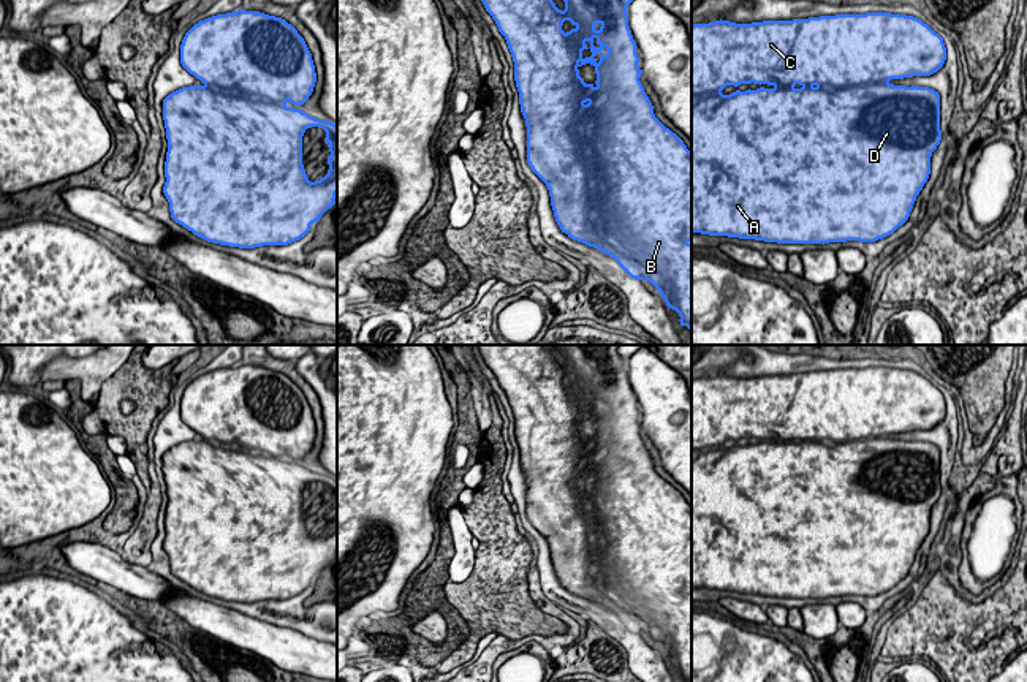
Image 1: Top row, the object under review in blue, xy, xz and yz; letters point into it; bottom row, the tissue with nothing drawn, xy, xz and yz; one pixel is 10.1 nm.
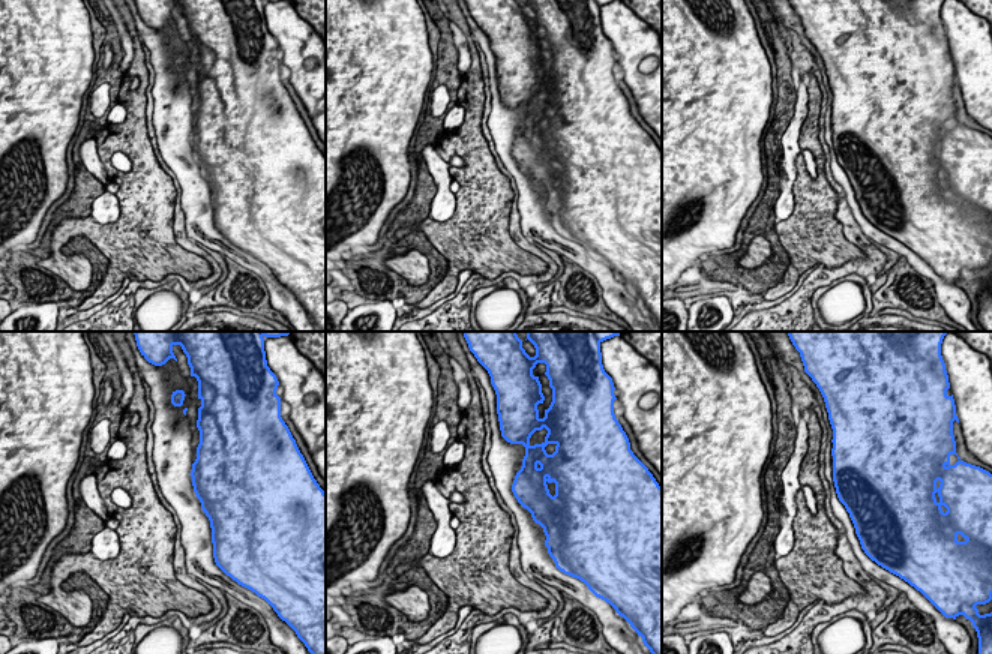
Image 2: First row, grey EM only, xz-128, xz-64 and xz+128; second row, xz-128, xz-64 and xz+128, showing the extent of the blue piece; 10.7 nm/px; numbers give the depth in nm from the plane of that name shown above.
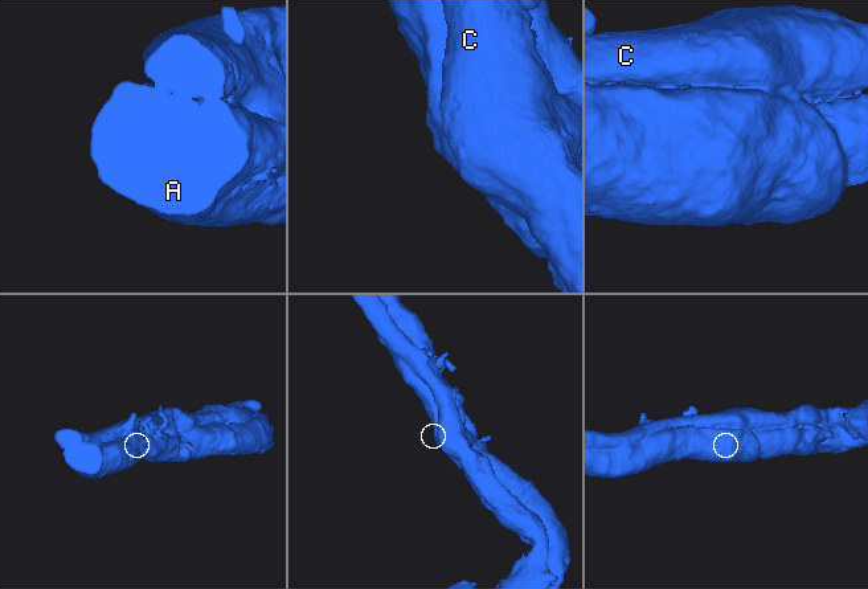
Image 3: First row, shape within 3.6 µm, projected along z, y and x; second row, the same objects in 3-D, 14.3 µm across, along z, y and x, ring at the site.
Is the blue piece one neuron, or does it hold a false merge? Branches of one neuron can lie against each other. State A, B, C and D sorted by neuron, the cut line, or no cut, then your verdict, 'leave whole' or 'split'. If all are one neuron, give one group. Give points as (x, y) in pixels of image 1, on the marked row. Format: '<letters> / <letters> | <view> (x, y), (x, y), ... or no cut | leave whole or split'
A D / B C | xz (581, 103), (568, 130), (603, 236), (592, 246) | split

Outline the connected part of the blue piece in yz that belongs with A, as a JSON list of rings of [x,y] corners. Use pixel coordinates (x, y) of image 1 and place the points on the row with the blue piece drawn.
[[[872,82],[834,93],[804,85],[706,95],[692,106],[692,233],[777,244],[875,242],[908,220],[940,141],[940,95],[929,87]]]

